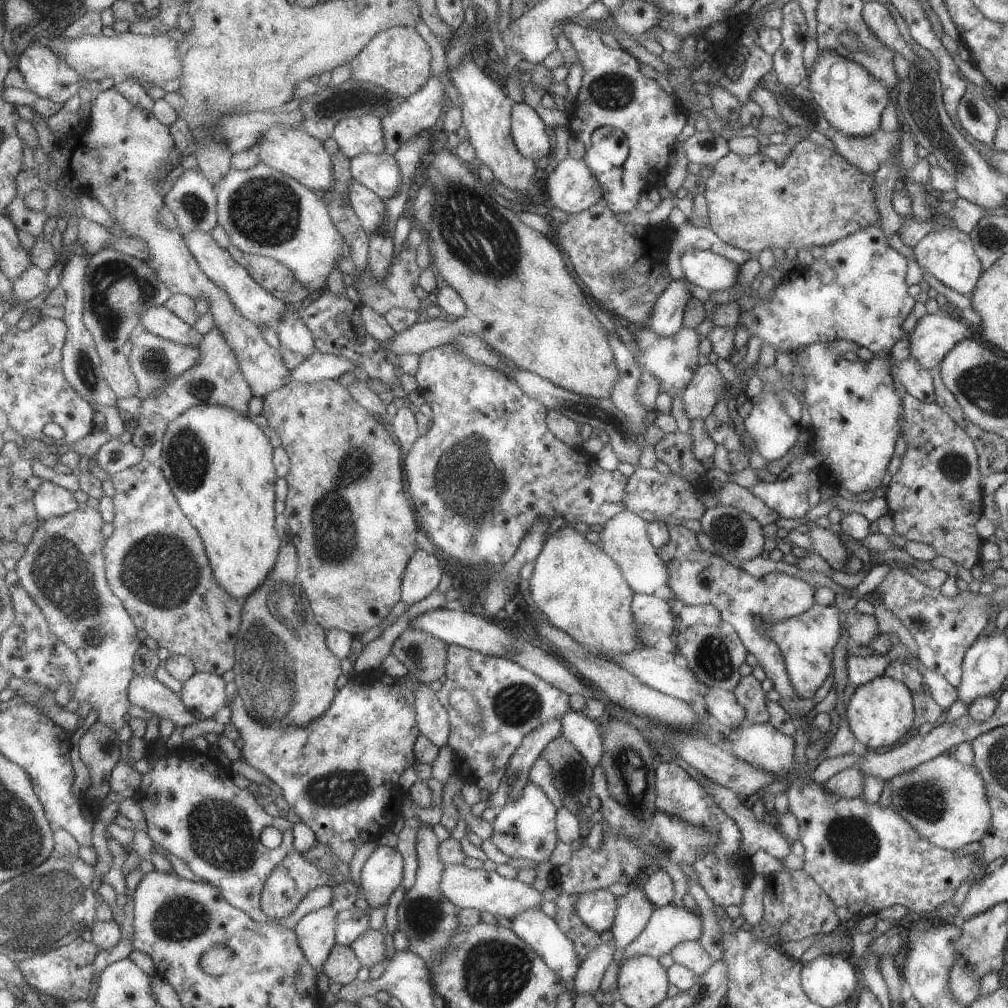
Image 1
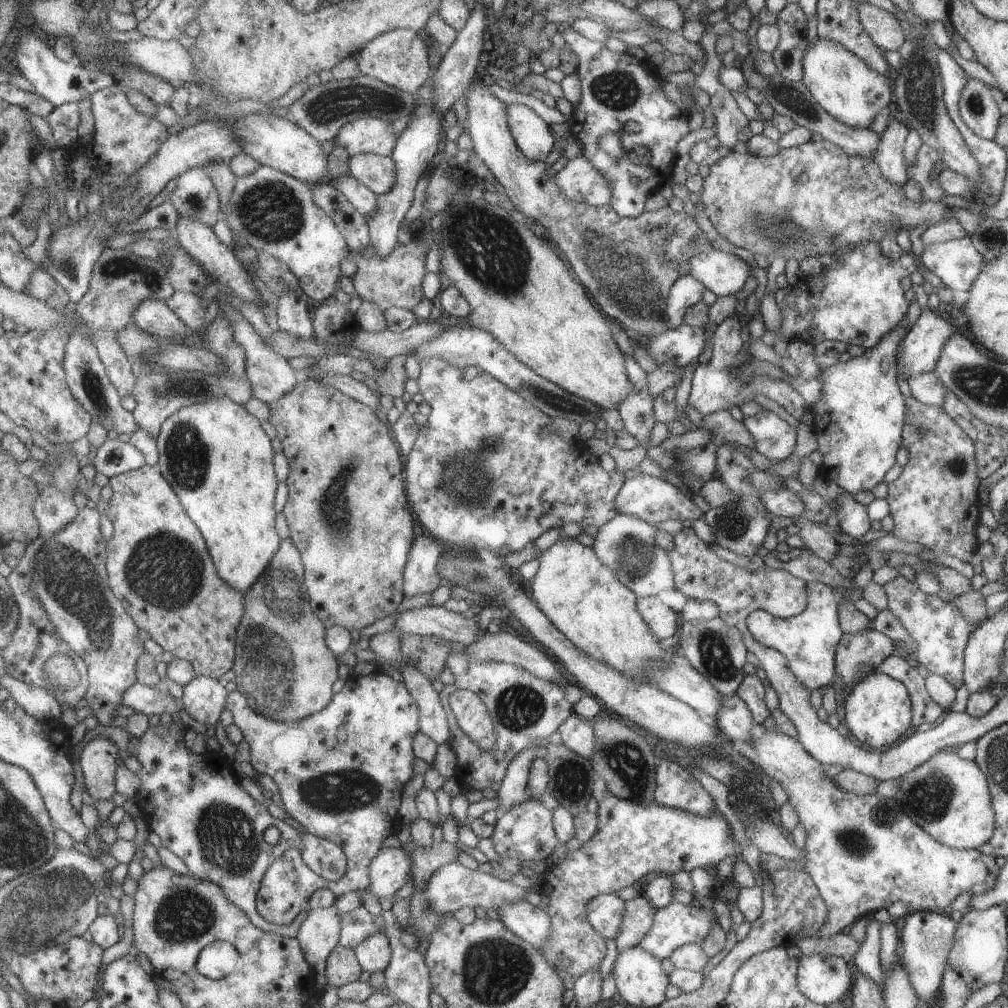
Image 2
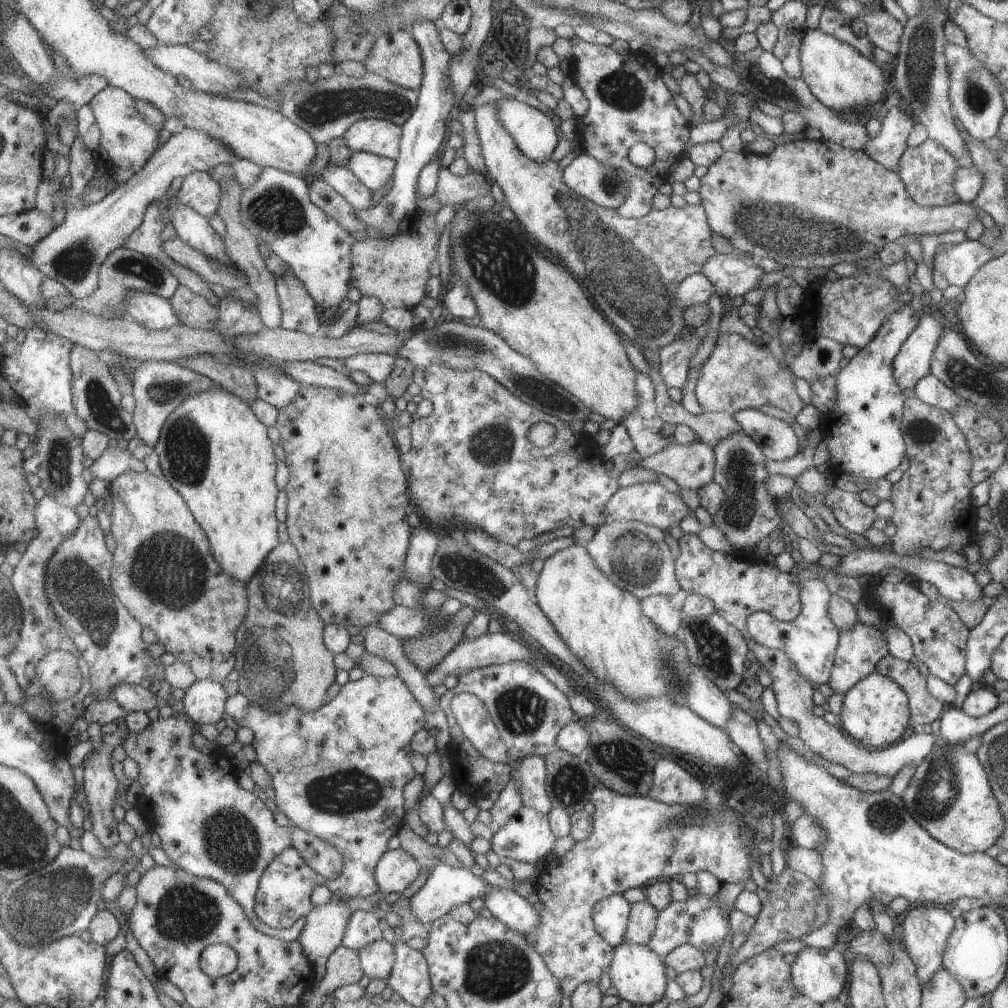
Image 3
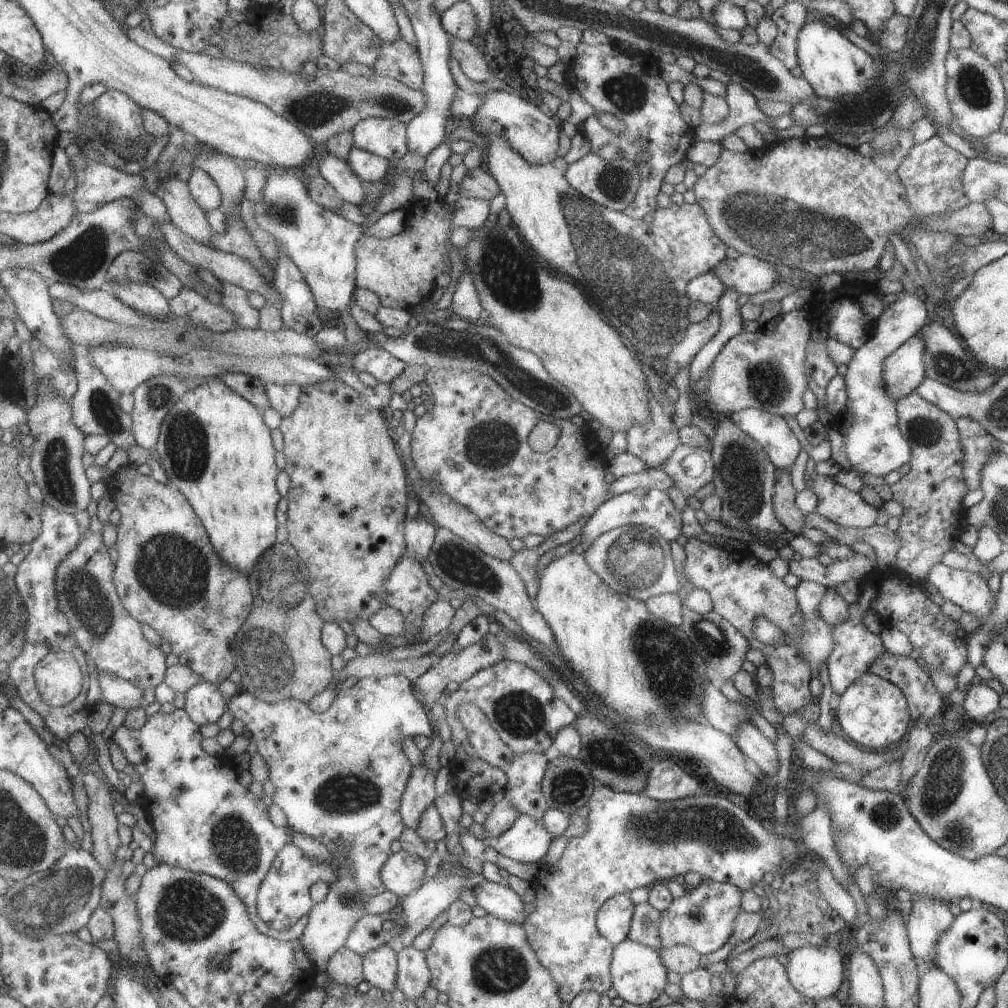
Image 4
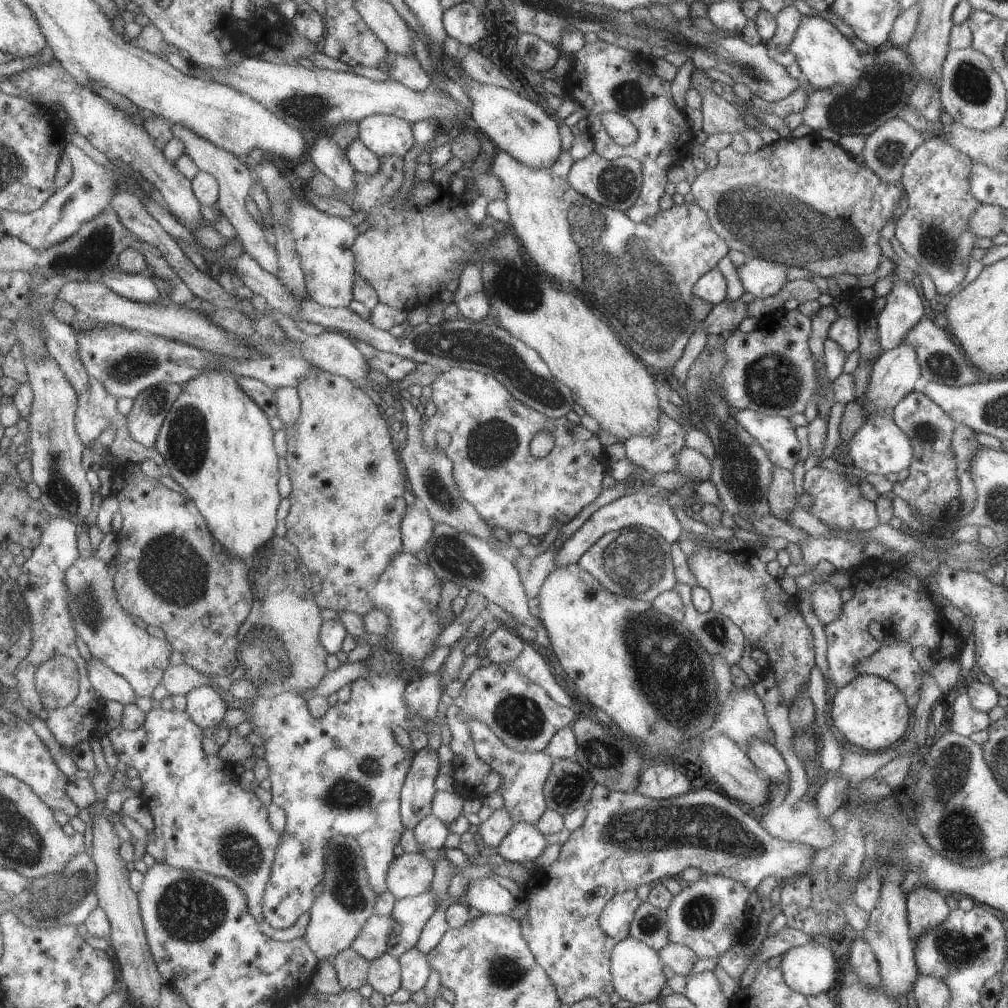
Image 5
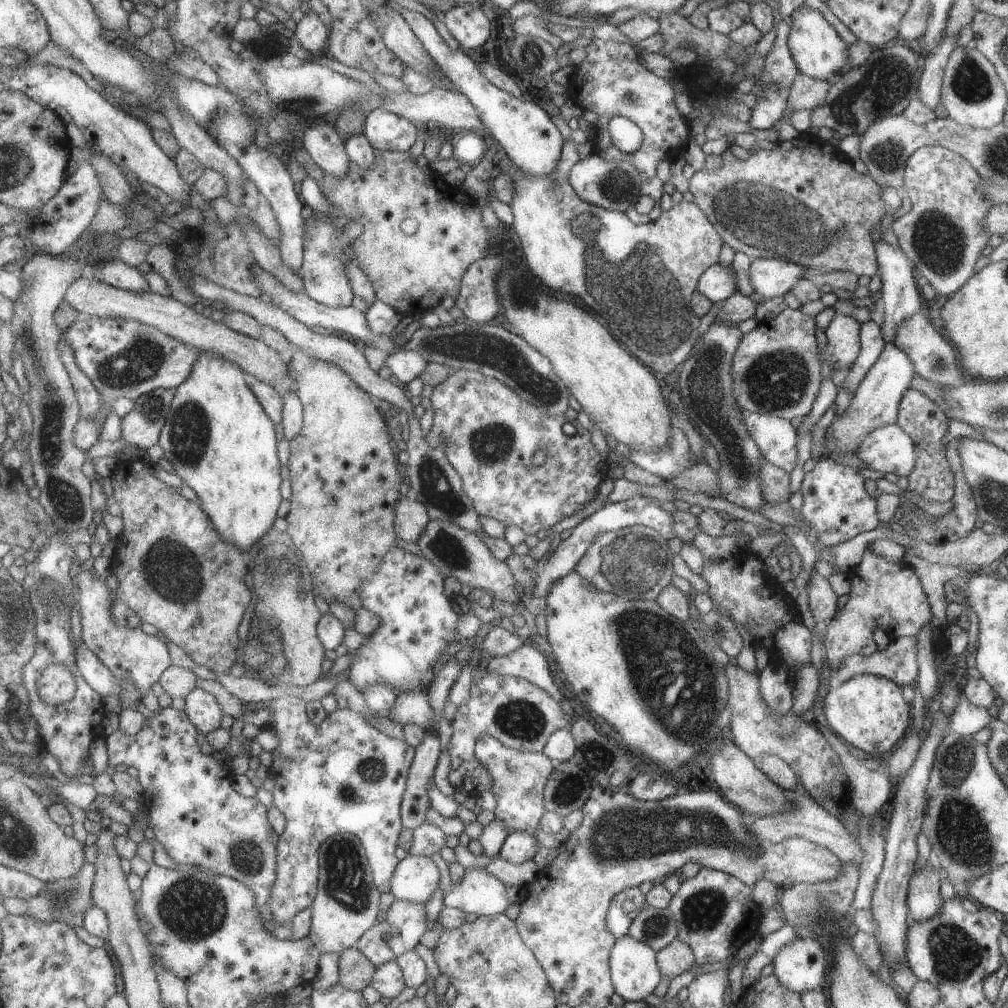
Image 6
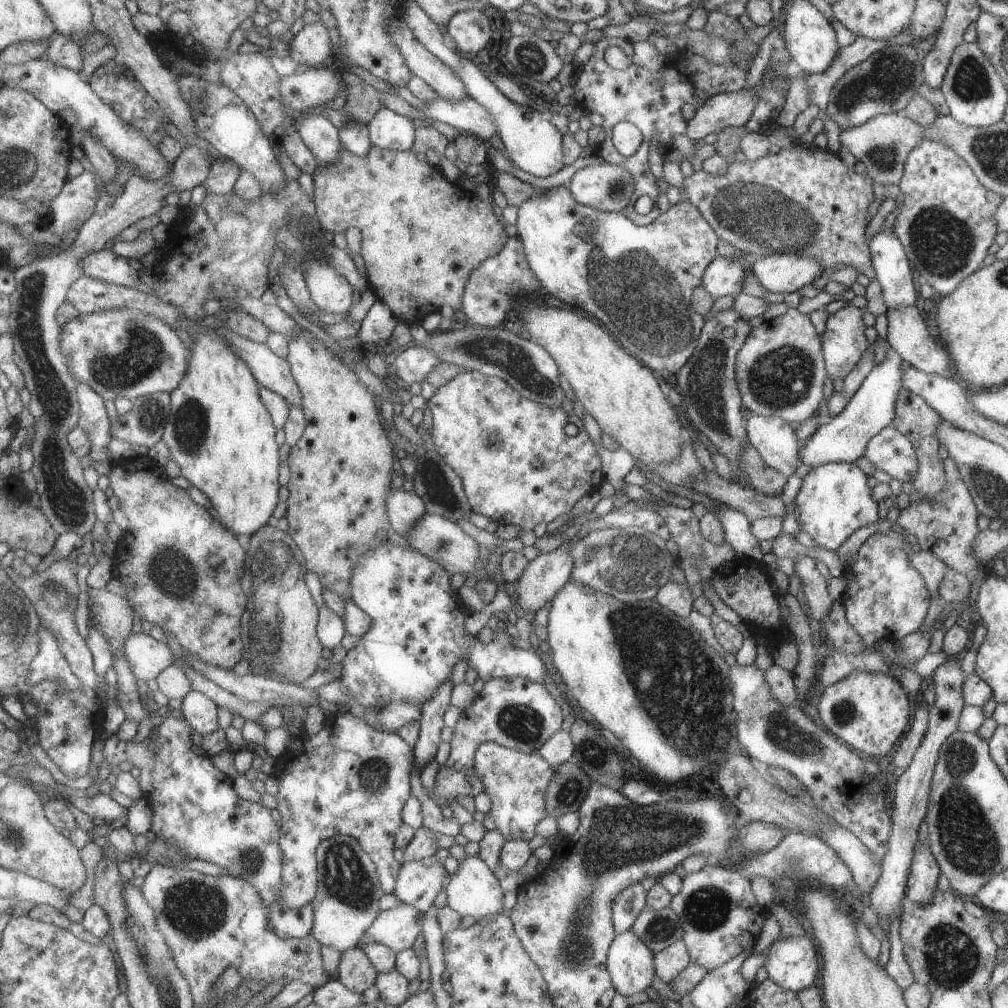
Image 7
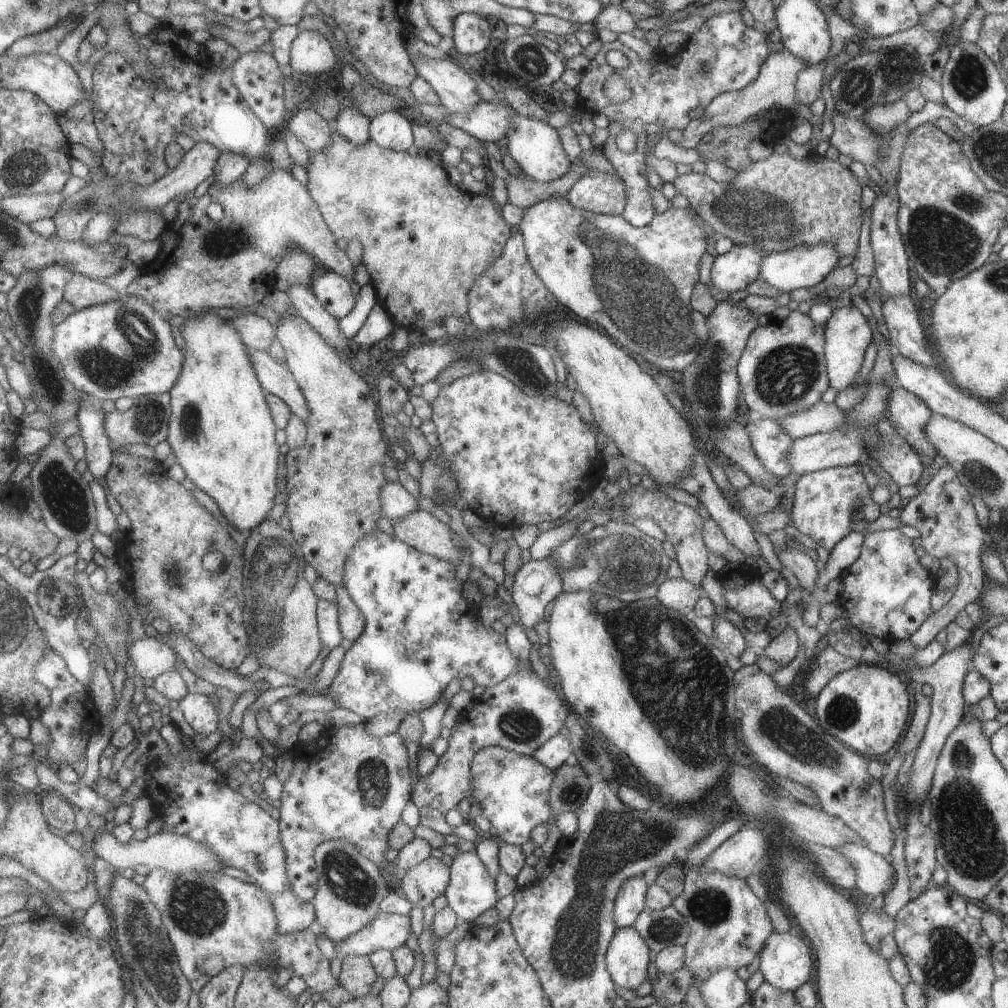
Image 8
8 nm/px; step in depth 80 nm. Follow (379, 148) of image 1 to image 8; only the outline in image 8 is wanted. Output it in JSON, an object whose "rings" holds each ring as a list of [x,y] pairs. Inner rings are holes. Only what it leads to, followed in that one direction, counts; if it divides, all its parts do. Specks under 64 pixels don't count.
{"rings":[[[398,110],[376,116],[370,124],[371,139],[381,146],[396,151],[414,150],[414,120]]]}

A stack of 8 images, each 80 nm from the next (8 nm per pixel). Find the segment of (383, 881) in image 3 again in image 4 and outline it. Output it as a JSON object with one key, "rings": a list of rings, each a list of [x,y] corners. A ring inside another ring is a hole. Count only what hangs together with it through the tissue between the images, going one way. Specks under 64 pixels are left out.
{"rings":[[[403,849],[393,853],[382,871],[385,886],[400,898],[422,889],[429,880],[425,862],[418,854]]]}

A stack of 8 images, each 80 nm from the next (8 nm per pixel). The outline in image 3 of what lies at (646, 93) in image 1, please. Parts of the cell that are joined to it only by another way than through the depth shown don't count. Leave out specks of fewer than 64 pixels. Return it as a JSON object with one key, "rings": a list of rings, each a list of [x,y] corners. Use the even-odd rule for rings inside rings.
{"rings":[[[576,36],[571,40],[576,62],[574,79],[588,102],[588,111],[575,123],[581,150],[604,165],[618,168],[621,172],[625,171],[628,174],[628,195],[616,211],[626,219],[641,218],[651,212],[651,200],[657,194],[657,188],[665,182],[671,164],[684,156],[684,147],[690,137],[691,124],[679,113],[677,106],[673,103],[673,97],[661,79],[661,69],[649,54],[631,50],[628,54],[618,54],[609,47],[607,41],[601,45],[594,45]],[[637,142],[644,142],[654,150],[653,163],[647,168],[635,167],[627,159],[627,151]]]}

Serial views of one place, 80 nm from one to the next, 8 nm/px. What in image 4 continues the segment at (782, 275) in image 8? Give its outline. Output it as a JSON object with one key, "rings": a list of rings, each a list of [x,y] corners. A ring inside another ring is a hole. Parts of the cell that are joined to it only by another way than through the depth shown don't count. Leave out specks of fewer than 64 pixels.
{"rings":[[[741,254],[736,259],[725,258],[718,262],[713,271],[724,290],[731,287],[738,294],[764,293],[779,281],[772,263]]]}

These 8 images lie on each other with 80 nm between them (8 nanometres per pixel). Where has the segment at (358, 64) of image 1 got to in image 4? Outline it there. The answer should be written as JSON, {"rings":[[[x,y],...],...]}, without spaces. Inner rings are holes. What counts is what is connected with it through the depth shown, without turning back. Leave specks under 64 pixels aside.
{"rings":[[[399,39],[394,43],[385,41],[381,47],[378,63],[373,68],[379,75],[396,78],[418,91],[424,90],[425,69],[420,52],[415,50],[405,39]]]}

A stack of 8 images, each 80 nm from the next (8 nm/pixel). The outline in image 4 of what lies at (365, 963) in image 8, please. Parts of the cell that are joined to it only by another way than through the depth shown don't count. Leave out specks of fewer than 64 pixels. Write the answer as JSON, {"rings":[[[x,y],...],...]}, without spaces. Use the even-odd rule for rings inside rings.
{"rings":[[[345,946],[330,960],[328,970],[332,976],[331,984],[339,983],[350,987],[359,986],[363,980],[365,957]]]}

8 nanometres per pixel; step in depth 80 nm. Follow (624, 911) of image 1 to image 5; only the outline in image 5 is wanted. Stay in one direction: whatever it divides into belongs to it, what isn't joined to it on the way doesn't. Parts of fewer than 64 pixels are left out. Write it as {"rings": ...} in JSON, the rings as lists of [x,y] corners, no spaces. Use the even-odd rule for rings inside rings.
{"rings":[[[647,901],[636,908],[628,934],[635,940],[658,951],[668,942],[666,911],[651,906]]]}

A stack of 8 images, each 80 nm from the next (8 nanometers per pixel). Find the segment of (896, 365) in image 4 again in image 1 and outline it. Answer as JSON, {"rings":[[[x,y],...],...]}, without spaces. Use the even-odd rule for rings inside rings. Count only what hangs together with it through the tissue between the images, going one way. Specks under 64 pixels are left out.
{"rings":[[[924,314],[918,319],[914,329],[908,334],[909,357],[912,357],[921,368],[935,370],[943,355],[961,339],[969,337],[969,331],[963,321],[954,320],[946,314]]]}

